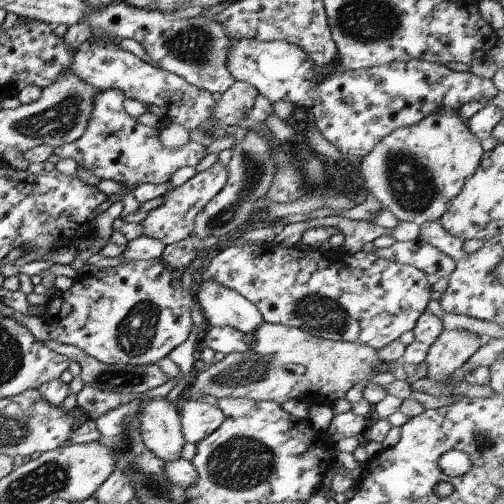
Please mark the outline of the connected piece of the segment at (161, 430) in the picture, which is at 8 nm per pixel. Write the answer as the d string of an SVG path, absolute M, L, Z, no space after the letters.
M165 397L145 399L138 408L138 431L145 448L163 462L179 458L185 443L178 410Z

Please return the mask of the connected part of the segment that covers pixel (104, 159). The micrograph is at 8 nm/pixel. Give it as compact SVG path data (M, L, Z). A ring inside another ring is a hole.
M109 88L97 91L92 100L92 109L85 125L83 134L70 143L61 145L57 150L60 158L73 158L79 172L85 173L91 181L113 180L120 185L137 186L138 184L149 182L151 184L161 184L171 178L175 170L182 166L195 166L204 155L204 146L193 141L188 141L181 147L166 148L159 141L160 129L140 124L136 118L129 116L122 107L124 94L119 89Z

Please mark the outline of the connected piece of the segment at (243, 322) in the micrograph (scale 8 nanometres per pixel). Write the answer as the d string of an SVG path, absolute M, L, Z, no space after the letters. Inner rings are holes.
M202 280L197 291L197 305L211 326L230 326L244 335L263 322L257 307L233 289Z

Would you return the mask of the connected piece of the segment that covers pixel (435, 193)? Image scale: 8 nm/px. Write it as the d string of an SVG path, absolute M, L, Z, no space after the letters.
M437 109L431 114L421 118L421 120L415 124L396 128L394 131L388 132L383 136L383 138L379 140L379 142L376 142L373 145L373 148L371 148L371 150L361 158L357 165L356 176L361 180L361 186L372 194L375 200L381 204L383 209L387 209L398 221L415 223L419 227L421 223L439 220L439 217L447 210L450 200L459 194L460 188L463 186L466 178L477 168L483 153L484 150L481 148L480 140L471 134L466 121L457 115L457 111L455 109Z

